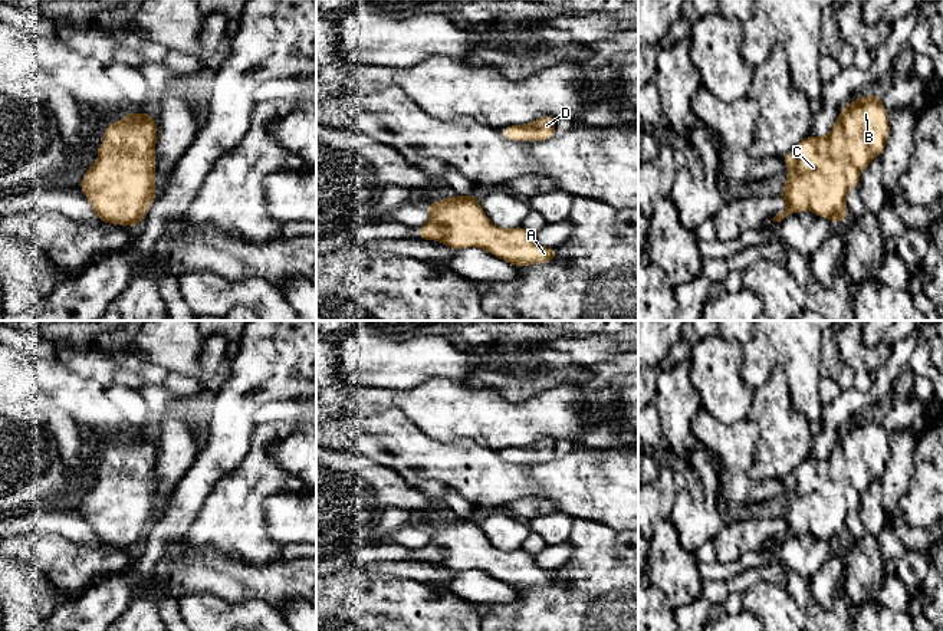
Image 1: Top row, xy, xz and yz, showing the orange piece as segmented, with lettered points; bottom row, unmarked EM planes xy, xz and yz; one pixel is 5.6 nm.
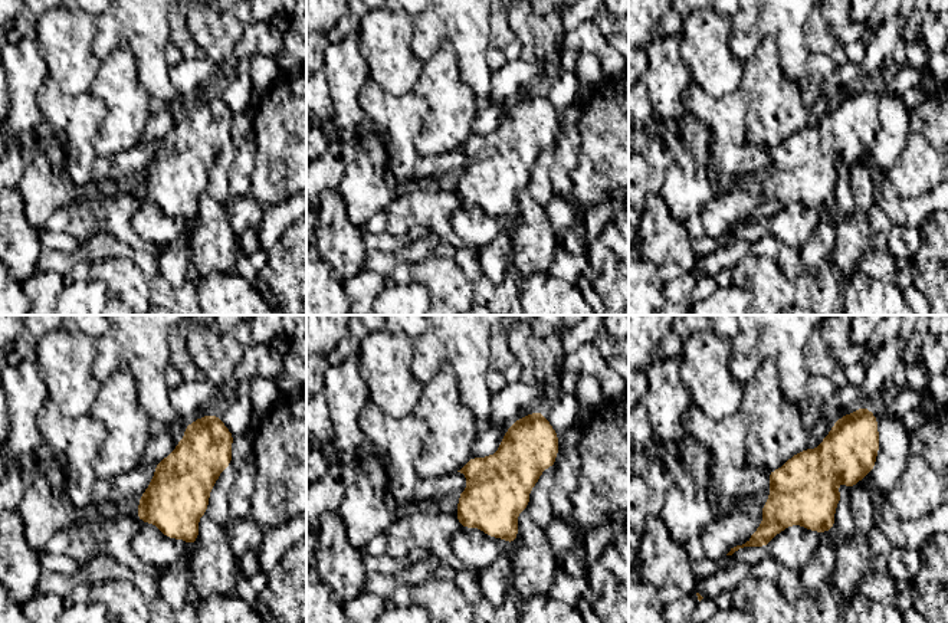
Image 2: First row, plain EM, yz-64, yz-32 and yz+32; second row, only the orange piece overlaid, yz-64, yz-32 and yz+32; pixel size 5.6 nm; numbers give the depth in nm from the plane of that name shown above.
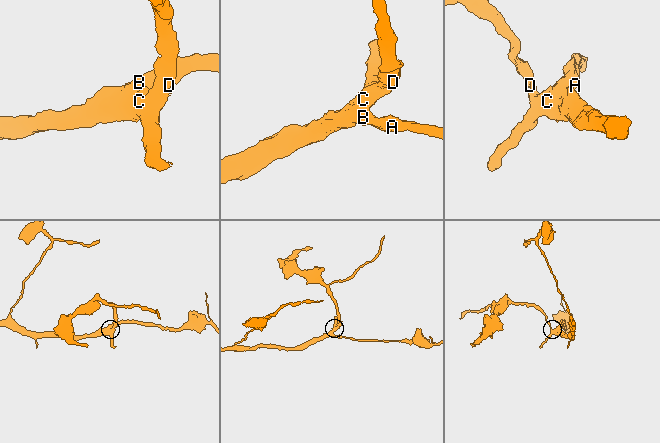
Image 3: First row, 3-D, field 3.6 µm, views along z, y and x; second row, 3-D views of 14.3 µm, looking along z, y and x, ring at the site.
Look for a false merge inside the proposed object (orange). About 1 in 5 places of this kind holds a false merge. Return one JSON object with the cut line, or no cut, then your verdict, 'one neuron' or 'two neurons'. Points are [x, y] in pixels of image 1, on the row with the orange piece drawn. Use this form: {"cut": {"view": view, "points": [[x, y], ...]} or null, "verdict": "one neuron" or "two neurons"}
{"cut": null, "verdict": "one neuron"}

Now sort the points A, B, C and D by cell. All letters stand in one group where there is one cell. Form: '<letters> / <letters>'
A B C D

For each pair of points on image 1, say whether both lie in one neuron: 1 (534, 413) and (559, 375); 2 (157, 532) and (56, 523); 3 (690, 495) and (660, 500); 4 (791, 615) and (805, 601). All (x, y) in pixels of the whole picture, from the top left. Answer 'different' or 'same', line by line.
1: different
2: different
3: different
4: different

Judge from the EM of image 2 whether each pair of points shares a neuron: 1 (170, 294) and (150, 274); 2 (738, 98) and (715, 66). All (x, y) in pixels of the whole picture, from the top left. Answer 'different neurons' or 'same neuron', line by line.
1: same neuron
2: different neurons

